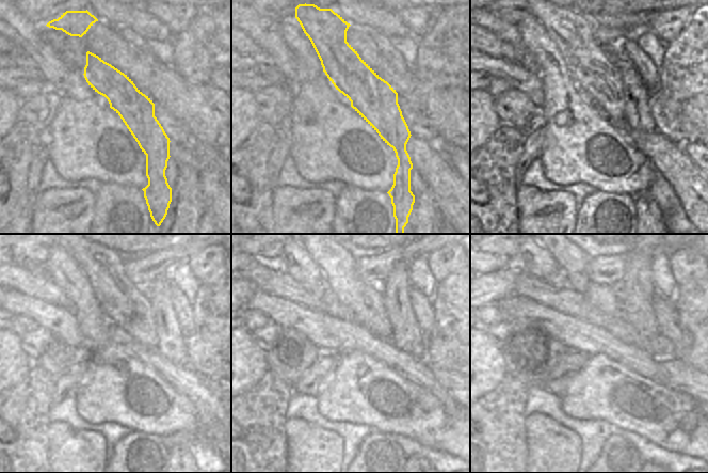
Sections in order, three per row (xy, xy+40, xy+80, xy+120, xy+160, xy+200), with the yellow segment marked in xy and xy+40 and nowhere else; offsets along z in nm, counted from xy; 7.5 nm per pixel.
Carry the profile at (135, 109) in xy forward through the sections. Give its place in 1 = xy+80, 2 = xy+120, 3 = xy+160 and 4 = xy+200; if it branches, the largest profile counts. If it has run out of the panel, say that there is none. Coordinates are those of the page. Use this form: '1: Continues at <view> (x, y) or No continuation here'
1: Continues at xy+80 (610, 81)
2: Continues at xy+120 (123, 304)
3: Continues at xy+160 (366, 302)
4: Continues at xy+200 (572, 261).

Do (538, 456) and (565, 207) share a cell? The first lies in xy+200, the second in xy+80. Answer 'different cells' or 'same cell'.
same cell

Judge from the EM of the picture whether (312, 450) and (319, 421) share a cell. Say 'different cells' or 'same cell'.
different cells

